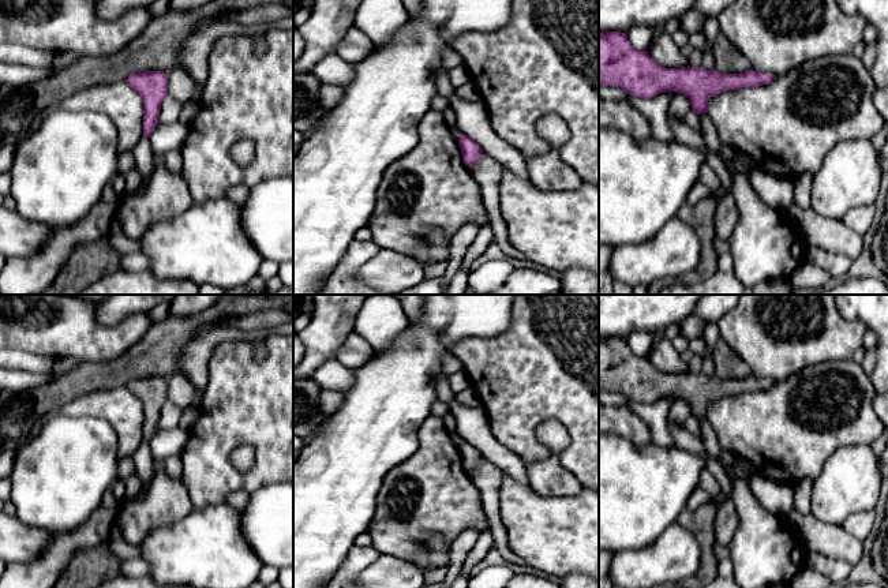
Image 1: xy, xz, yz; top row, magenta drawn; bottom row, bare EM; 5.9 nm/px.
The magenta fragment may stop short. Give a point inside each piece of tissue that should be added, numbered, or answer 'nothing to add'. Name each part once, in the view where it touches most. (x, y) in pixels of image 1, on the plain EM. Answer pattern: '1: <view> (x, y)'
nothing to add

